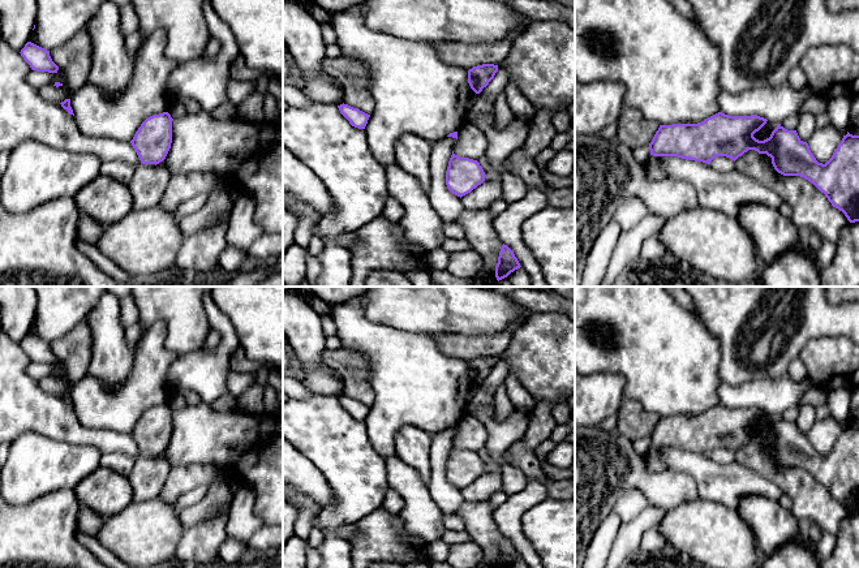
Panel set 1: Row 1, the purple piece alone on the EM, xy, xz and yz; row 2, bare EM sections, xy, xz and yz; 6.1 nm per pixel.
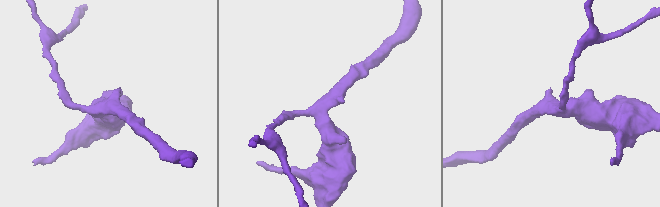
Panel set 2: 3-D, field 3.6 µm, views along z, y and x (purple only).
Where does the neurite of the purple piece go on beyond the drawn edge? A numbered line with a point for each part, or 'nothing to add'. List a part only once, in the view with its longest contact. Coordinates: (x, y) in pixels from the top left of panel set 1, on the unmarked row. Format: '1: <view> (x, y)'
nothing to add

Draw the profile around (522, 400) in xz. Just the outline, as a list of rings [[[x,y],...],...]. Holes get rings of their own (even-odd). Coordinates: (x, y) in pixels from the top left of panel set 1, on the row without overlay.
[[[514,374],[506,376],[503,387],[510,401],[517,410],[529,413],[534,408],[536,401],[533,396],[520,387]]]

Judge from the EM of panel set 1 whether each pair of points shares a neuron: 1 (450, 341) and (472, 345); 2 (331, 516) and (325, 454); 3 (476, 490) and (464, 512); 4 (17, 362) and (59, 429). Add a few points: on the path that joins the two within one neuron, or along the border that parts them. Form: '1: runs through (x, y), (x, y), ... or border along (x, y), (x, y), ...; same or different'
1: runs through (455, 344), (467, 345); same
2: runs through (342, 500), (340, 469); same
3: border along (463, 499), (469, 502), (488, 500); different
4: runs through (17, 379), (17, 387), (42, 412); same

